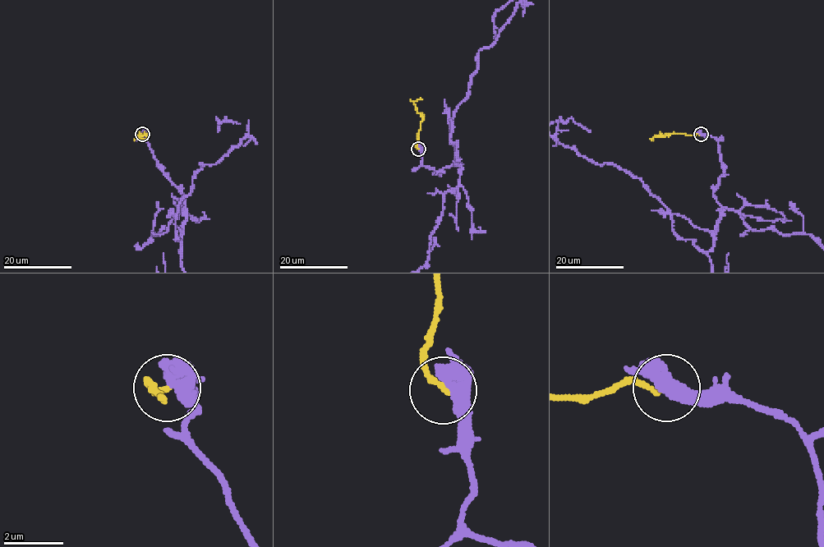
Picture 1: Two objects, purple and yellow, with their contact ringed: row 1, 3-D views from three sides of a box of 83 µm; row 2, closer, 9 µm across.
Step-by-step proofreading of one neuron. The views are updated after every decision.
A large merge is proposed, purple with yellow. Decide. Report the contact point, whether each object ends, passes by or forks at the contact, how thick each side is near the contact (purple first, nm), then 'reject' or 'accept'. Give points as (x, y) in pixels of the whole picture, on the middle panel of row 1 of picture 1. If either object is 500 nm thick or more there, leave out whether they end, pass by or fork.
place (418, 149); calibres 500 and 190 nm; reject

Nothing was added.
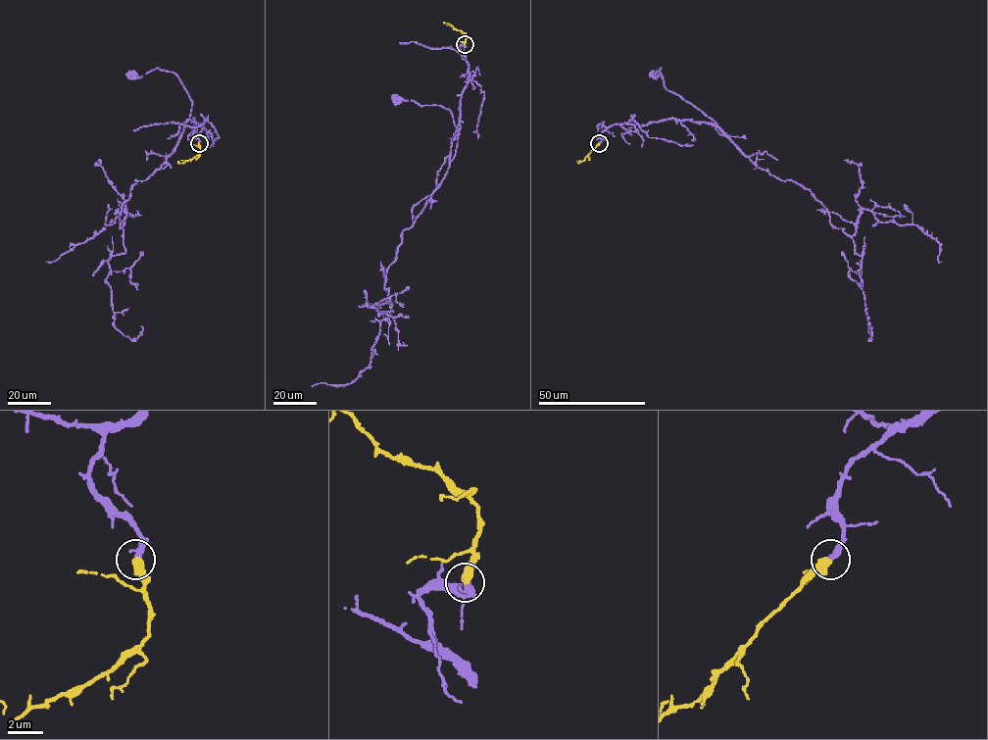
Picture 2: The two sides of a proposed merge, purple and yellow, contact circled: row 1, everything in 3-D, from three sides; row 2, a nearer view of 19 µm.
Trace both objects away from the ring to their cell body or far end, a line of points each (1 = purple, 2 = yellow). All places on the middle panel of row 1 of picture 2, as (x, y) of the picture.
1: (464, 45), (459, 48), (469, 69), (468, 83), (460, 99), (451, 161), (458, 129), (448, 109), (396, 99)
2: (464, 44), (464, 34), (443, 23)

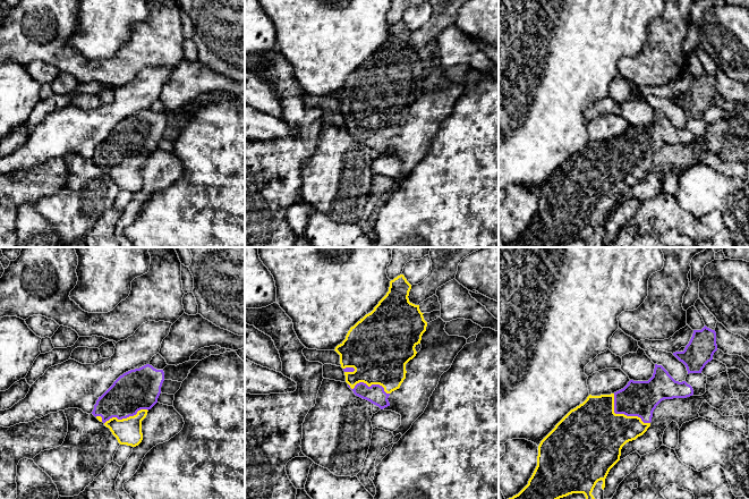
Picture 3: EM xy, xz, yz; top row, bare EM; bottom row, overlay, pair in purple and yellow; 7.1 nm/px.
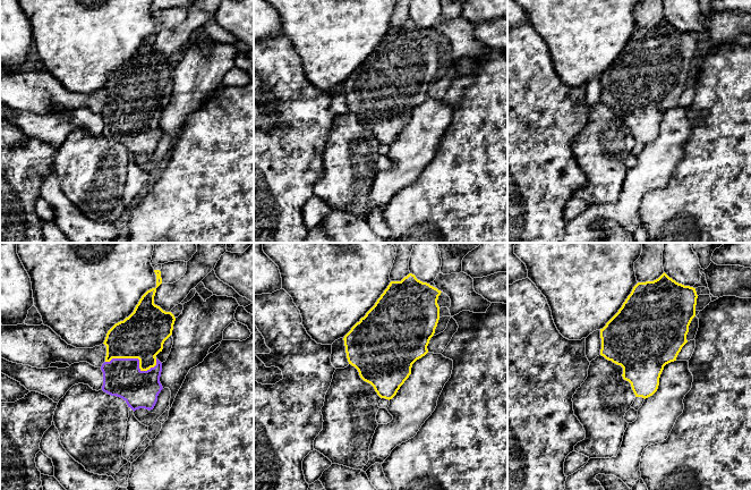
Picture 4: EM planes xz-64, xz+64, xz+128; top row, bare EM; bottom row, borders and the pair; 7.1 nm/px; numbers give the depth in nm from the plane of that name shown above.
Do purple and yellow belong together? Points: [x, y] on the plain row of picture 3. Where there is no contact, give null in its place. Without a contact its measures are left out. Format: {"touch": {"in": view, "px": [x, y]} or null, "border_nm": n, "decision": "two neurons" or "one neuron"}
{"touch": {"in": "yz", "px": [623, 159]}, "border_nm": 340, "decision": "one neuron"}

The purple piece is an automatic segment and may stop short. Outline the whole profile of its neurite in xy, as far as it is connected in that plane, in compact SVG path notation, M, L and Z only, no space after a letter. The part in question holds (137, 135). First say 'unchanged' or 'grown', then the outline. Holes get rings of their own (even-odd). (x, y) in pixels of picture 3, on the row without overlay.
grown; M146 110L120 121L113 130L96 146L92 160L103 168L120 191L138 192L143 186L142 167L147 158L158 149L164 127L163 116Z

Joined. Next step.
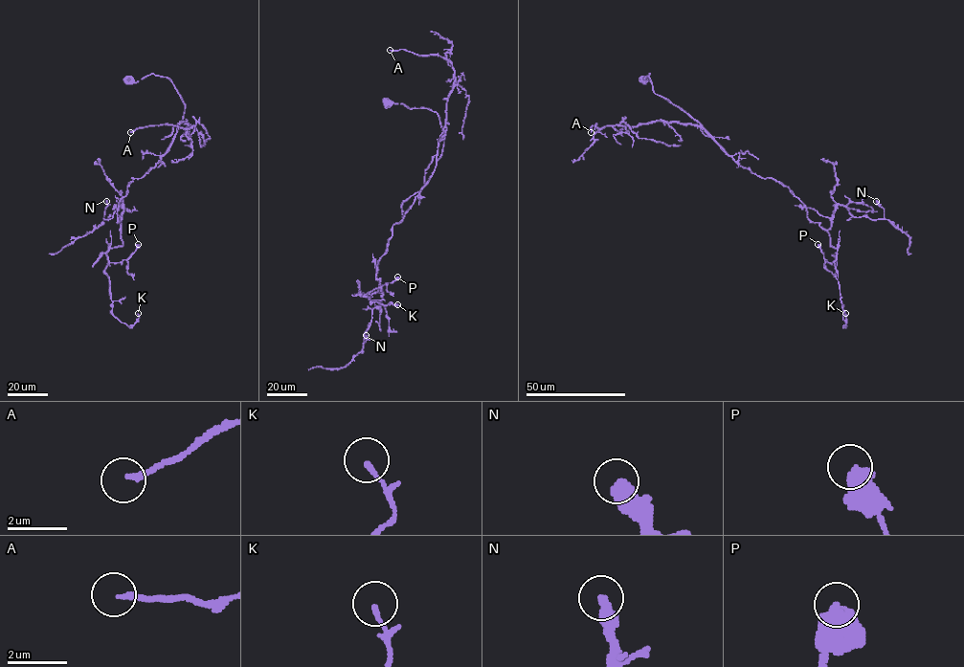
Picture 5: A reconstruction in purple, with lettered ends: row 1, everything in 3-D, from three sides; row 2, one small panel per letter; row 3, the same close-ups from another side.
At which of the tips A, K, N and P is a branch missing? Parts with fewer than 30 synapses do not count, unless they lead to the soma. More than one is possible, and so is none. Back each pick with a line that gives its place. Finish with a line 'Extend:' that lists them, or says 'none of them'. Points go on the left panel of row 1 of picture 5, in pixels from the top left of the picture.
Extend: none of them

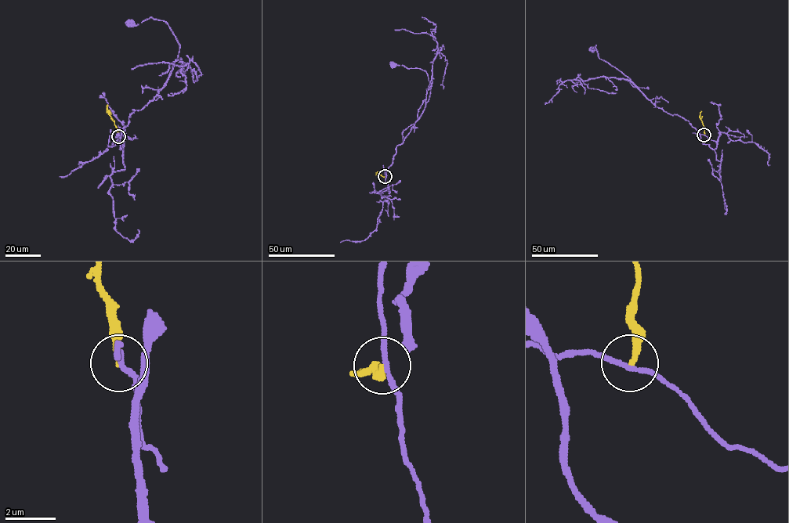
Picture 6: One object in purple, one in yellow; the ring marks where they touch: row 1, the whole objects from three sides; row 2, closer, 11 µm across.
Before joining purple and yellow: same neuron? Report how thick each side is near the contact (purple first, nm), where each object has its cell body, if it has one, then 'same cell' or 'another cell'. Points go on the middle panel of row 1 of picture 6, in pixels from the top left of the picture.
190/240 nm | purple (392, 64) | yellow none | another cell

